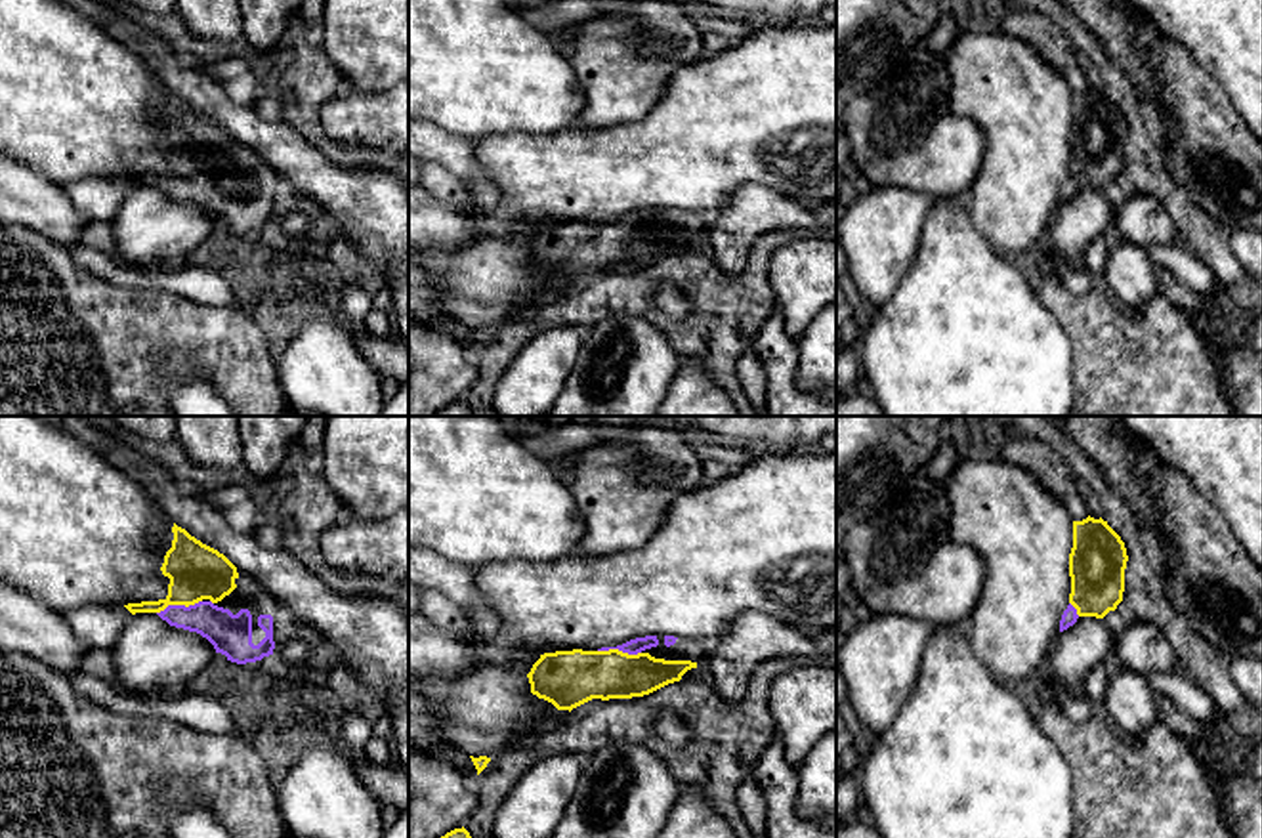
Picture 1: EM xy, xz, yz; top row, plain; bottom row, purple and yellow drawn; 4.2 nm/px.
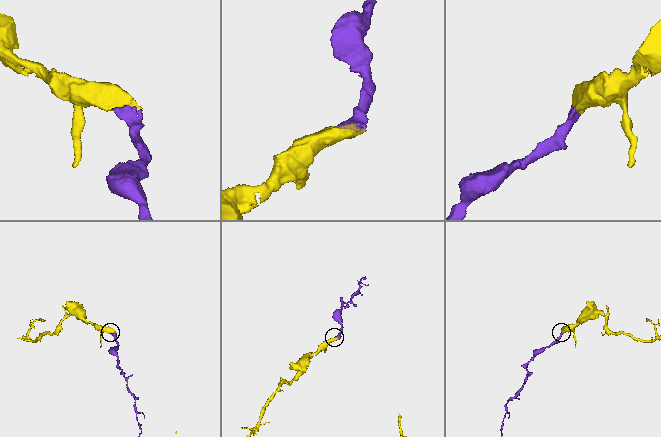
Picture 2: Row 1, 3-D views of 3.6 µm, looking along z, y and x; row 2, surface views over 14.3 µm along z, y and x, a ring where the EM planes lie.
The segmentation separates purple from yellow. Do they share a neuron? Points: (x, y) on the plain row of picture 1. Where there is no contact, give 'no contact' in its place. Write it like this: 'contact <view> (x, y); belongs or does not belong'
contact xy (178, 178); belongs

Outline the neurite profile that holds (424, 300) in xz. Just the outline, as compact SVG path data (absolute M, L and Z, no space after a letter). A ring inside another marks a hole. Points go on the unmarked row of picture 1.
M409 265L409 319L424 323L451 317L441 307L443 296L416 267Z

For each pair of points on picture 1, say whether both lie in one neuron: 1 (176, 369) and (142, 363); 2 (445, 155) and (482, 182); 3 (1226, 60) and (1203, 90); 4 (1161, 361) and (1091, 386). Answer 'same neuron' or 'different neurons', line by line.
1: different neurons
2: same neuron
3: different neurons
4: same neuron

